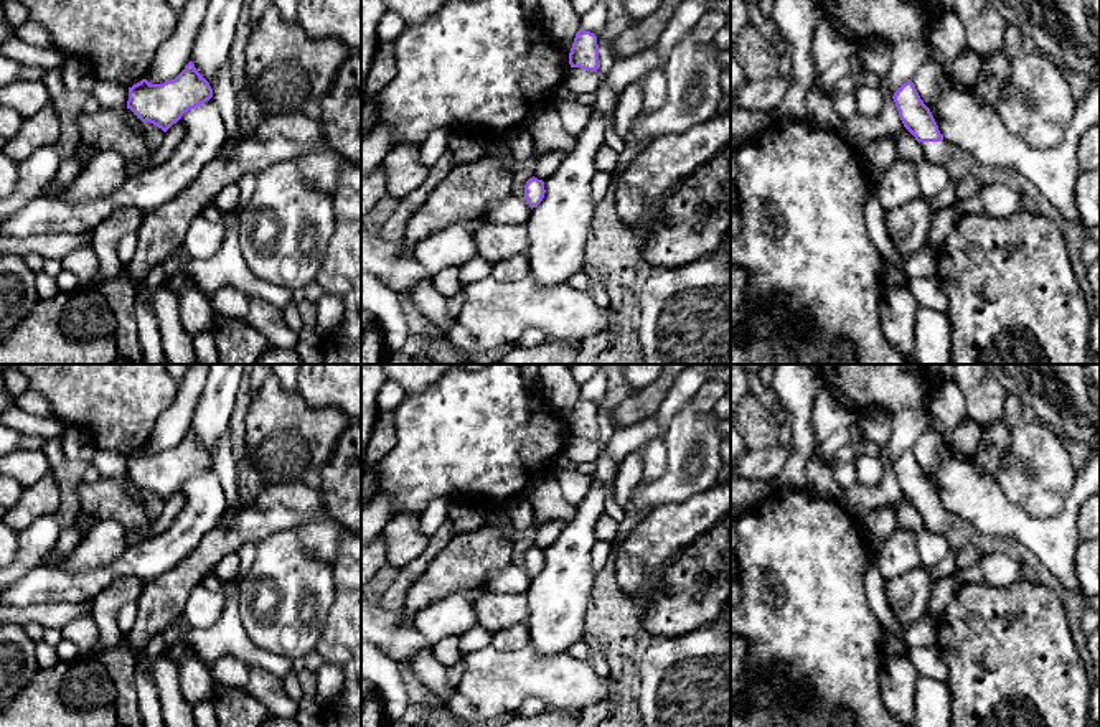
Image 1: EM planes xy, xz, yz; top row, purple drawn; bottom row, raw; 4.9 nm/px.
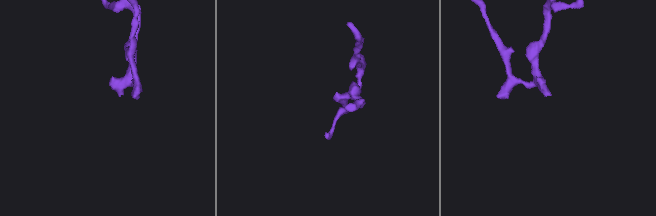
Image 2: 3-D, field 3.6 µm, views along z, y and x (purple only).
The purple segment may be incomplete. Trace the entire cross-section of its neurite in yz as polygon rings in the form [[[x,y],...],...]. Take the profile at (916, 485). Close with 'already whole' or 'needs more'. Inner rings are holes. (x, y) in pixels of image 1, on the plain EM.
[[[912,450],[904,452],[892,465],[904,496],[922,516],[927,531],[945,534],[950,514],[943,509],[930,478],[920,468]]]; needs more

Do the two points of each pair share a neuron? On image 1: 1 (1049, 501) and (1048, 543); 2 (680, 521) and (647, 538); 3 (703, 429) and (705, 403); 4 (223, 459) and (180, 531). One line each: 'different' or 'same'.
1: different
2: same
3: different
4: different

